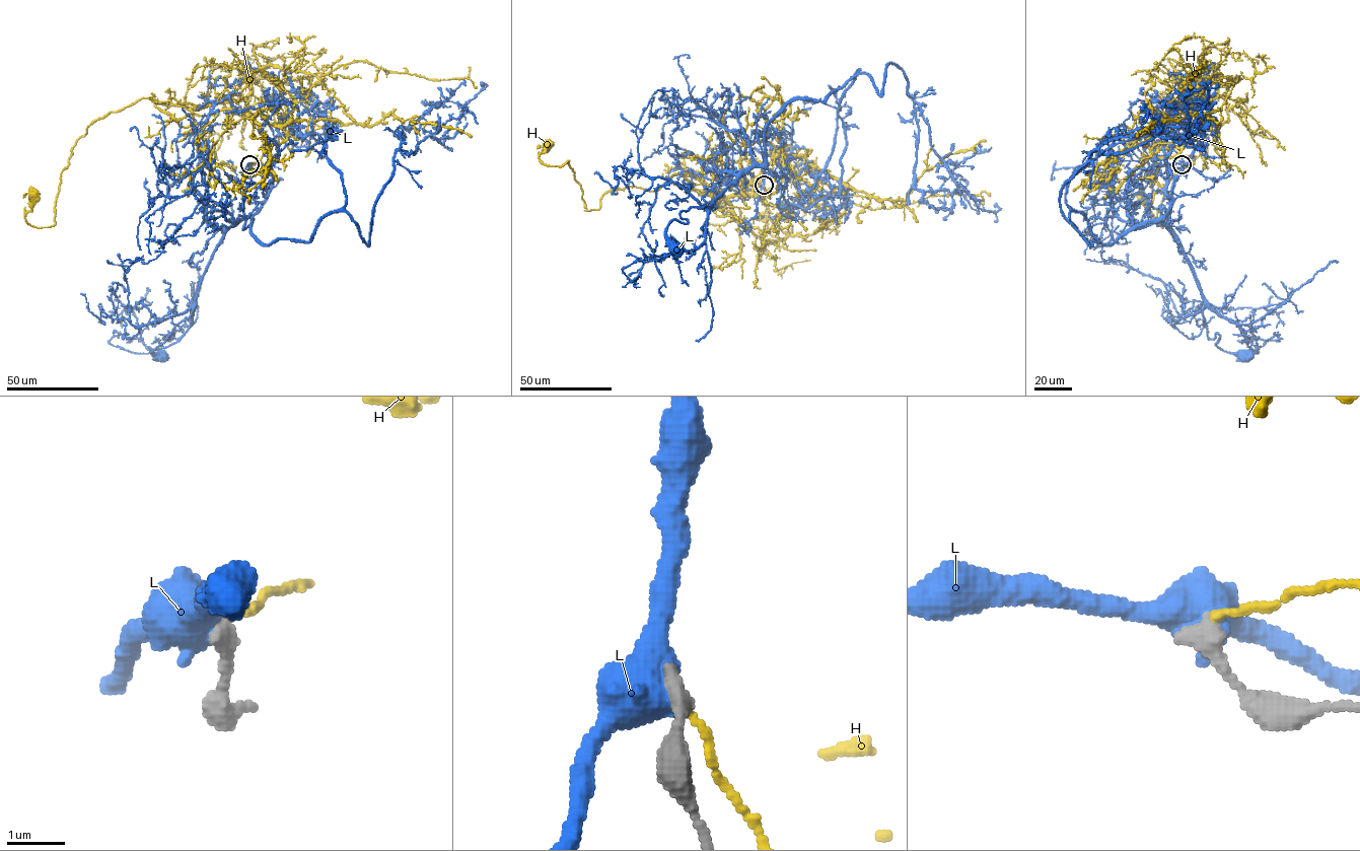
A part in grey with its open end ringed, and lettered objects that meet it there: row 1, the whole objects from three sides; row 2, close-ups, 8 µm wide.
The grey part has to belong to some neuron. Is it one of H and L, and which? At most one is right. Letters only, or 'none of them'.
none of them

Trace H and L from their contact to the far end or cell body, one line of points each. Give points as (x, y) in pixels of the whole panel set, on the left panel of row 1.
H: (249, 163), (265, 148), (245, 101), (141, 98), (76, 141), (53, 225), (25, 219), (32, 196)
L: (249, 164), (239, 191), (243, 228), (251, 223), (238, 220), (226, 231), (191, 314), (152, 352), (162, 356)

